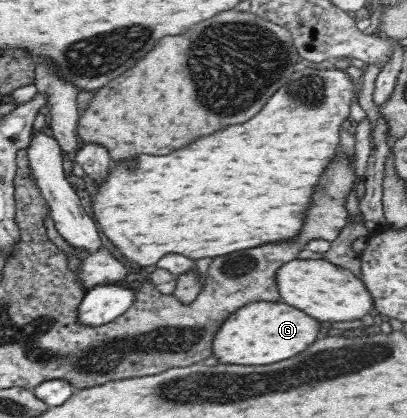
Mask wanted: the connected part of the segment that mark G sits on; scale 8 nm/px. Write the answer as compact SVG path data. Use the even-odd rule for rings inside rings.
M251 302L222 323L212 343L212 355L225 365L271 365L305 351L319 333L319 321L285 302Z

